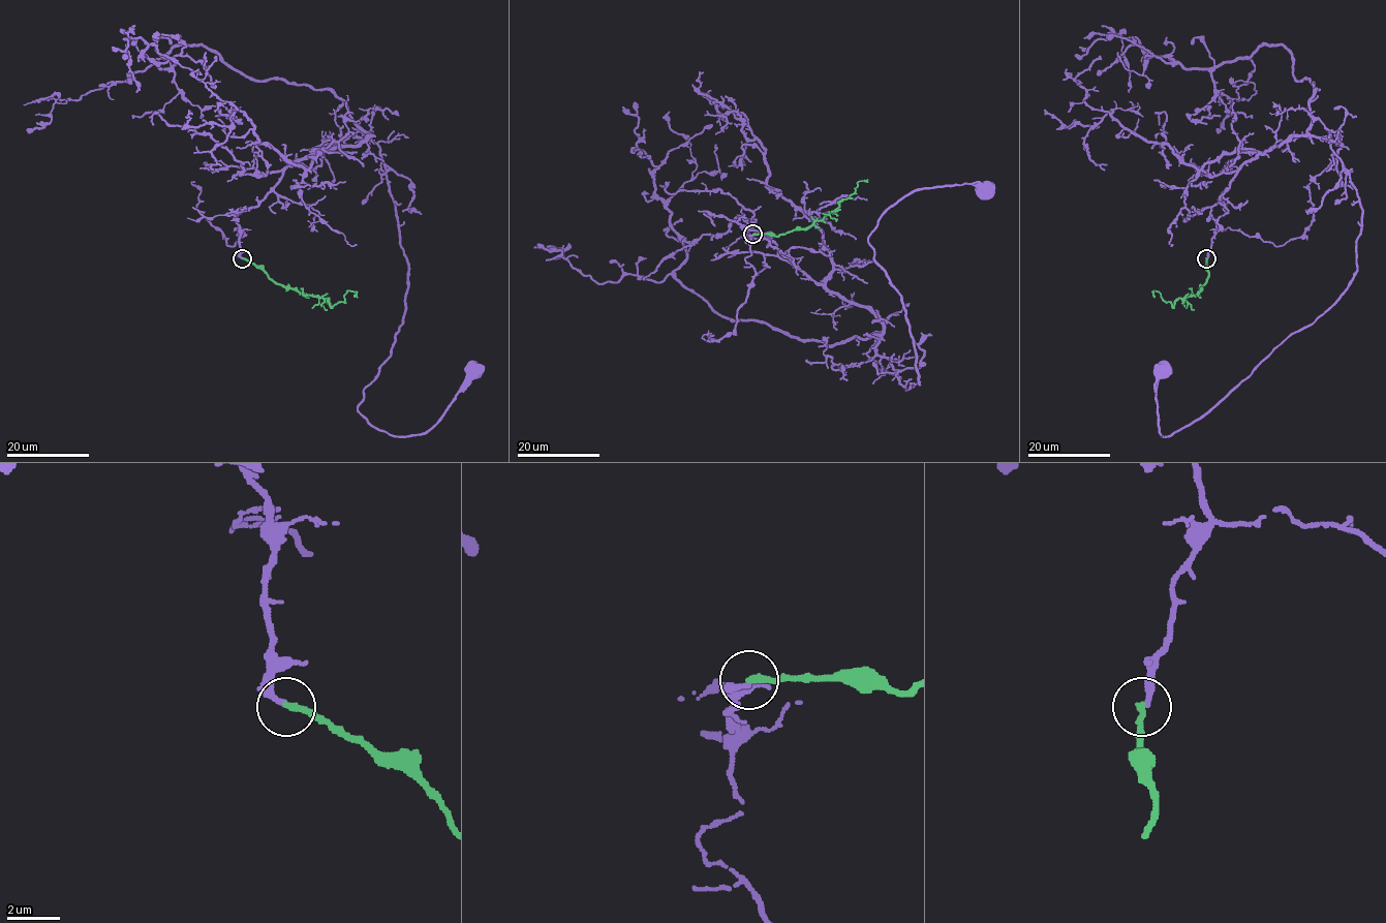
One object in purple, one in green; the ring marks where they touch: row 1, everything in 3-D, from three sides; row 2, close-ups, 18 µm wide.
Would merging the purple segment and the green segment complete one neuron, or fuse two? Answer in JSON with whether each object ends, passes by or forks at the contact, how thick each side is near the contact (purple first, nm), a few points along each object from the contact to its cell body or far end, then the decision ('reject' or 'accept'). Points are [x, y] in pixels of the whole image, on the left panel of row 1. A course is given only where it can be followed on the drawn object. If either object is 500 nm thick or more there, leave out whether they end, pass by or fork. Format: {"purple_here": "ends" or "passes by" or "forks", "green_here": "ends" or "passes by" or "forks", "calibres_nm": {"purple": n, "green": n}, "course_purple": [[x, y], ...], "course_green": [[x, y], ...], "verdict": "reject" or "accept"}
{"purple_here": "ends", "green_here": "ends", "calibres_nm": {"purple": 220, "green": 240}, "course_purple": [[243, 258], [236, 217], [288, 164], [372, 135], [408, 272], [358, 410], [426, 434], [472, 371]], "course_green": [[243, 258], [272, 280], [303, 295], [327, 298], [332, 306], [344, 301], [347, 290], [356, 291], [353, 297]], "verdict": "reject"}

